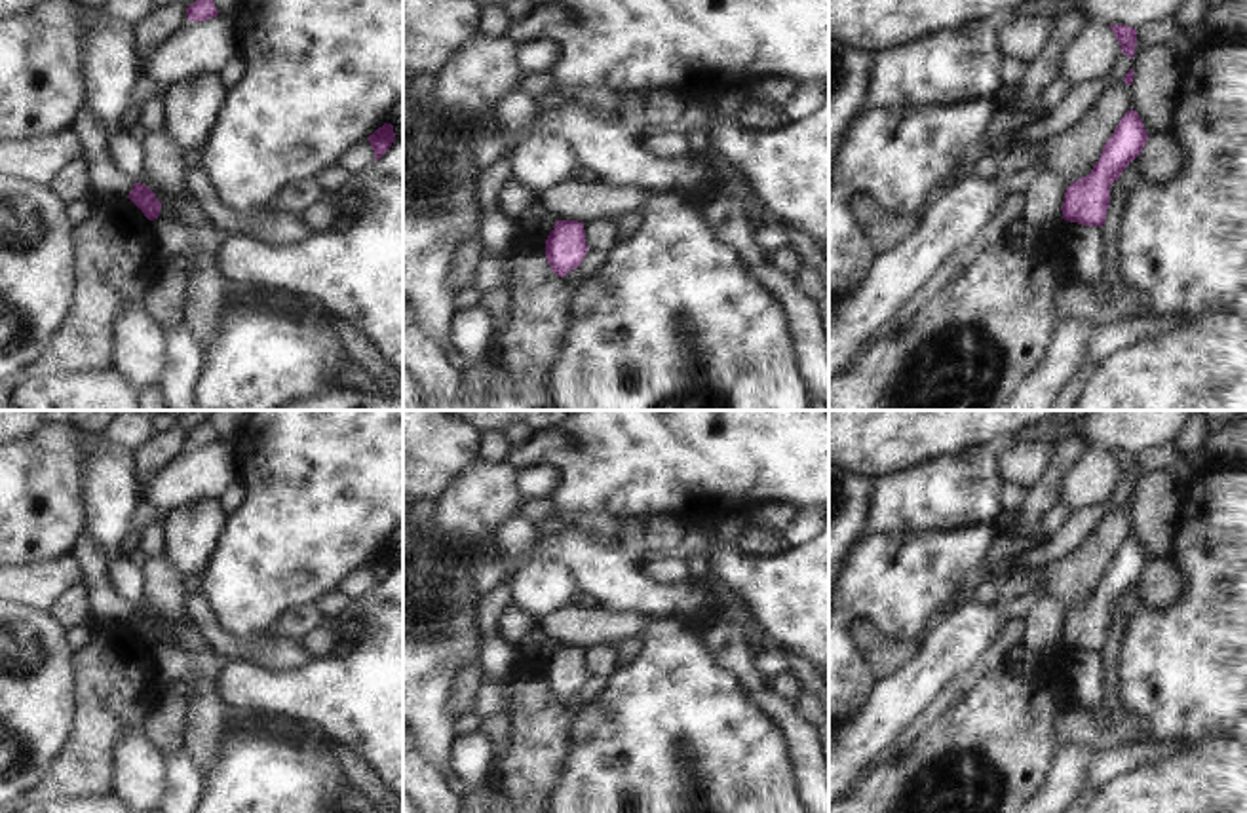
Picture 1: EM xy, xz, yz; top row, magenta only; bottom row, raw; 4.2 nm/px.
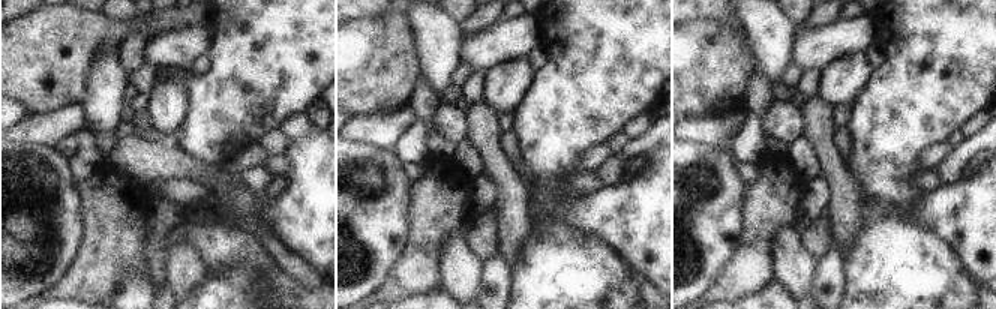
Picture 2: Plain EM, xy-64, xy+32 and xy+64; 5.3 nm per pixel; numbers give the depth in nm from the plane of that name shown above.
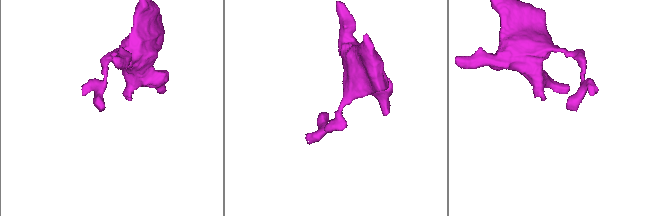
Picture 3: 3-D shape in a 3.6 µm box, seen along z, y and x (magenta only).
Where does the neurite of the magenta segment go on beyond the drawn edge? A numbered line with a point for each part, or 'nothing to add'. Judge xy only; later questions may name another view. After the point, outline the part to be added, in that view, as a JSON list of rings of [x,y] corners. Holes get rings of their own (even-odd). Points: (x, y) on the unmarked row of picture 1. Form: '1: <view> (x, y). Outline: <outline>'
nothing to add.

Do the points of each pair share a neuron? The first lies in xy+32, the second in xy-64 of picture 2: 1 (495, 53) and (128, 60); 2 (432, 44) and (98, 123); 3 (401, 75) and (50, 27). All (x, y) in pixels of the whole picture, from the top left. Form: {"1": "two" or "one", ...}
{"1": "two", "2": "one", "3": "one"}

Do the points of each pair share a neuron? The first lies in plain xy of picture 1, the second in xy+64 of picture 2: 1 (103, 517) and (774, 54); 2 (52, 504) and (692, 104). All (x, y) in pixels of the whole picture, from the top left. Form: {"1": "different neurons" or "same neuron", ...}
{"1": "same neuron", "2": "same neuron"}

